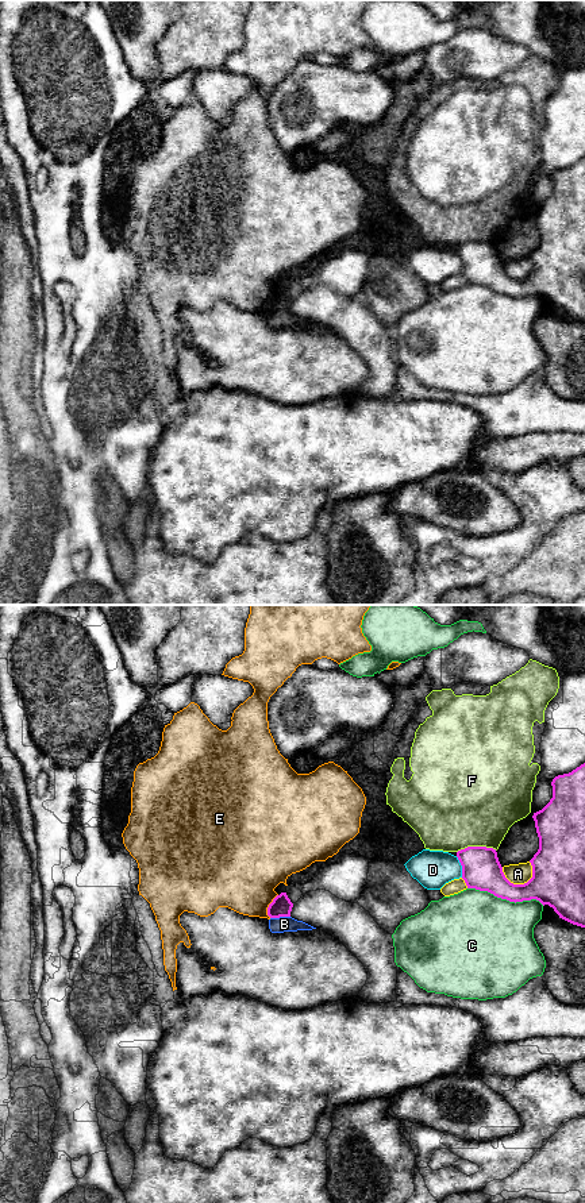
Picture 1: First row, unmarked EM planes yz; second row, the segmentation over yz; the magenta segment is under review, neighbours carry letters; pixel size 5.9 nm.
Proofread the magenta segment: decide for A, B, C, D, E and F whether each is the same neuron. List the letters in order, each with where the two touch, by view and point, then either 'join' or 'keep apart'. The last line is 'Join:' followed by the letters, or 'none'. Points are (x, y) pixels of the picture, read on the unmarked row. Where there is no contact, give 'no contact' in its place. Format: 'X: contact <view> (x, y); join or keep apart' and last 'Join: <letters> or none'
A: contact yz (515, 280); keep apart
B: contact yz (280, 311); keep apart
C: contact yz (505, 293); keep apart
D: contact yz (462, 262); keep apart
E: contact yz (269, 301); keep apart
F: contact yz (476, 242); keep apart
Join: none

